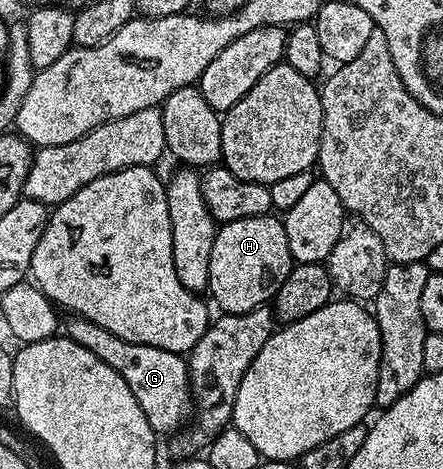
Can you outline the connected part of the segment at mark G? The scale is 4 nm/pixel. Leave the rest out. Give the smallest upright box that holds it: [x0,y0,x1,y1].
[67,316,194,435]

